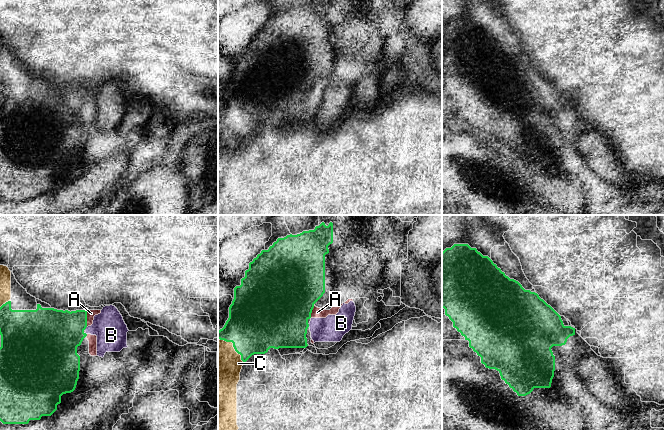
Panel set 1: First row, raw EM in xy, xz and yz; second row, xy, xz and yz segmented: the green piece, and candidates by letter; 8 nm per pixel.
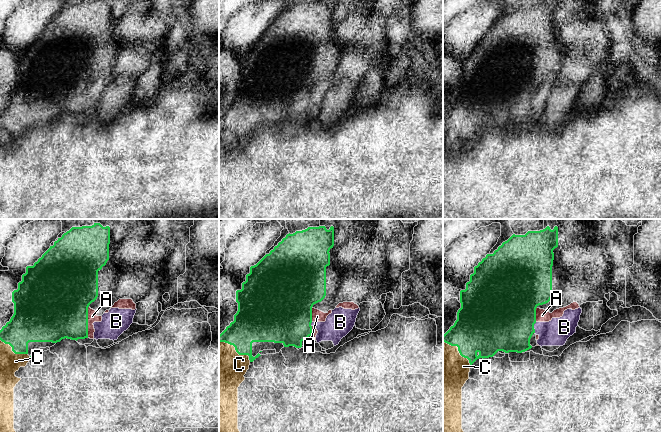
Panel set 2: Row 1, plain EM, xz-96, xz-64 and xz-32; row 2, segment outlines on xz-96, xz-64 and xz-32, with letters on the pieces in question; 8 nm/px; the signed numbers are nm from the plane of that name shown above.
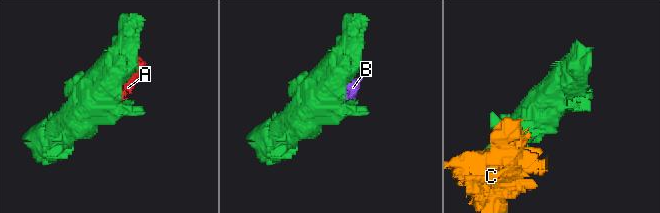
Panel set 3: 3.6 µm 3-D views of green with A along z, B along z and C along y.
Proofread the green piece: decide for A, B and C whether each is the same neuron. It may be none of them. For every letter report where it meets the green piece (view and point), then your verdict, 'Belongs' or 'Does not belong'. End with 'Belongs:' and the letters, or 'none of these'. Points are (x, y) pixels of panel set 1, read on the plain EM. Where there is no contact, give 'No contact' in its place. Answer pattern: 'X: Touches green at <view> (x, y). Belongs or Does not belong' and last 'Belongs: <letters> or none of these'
A: Touches green at xy (86, 95). Does not belong
B: Touches green at xy (85, 104). Does not belong
C: Touches green at xz (233, 122). Does not belong
Belongs: none of these

